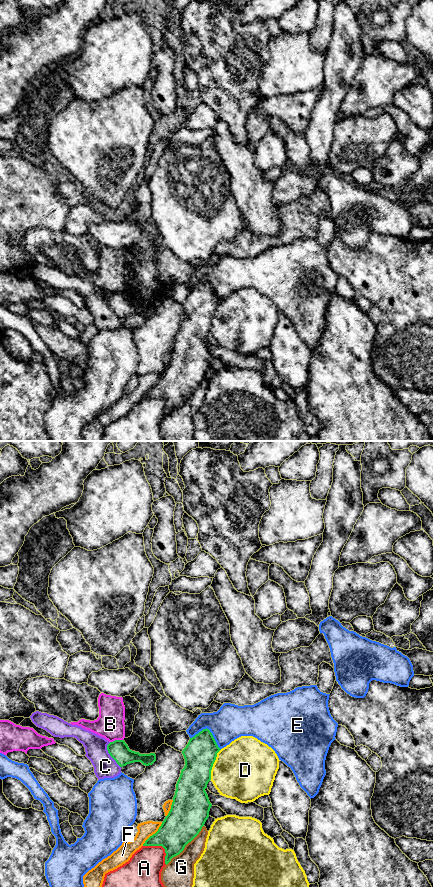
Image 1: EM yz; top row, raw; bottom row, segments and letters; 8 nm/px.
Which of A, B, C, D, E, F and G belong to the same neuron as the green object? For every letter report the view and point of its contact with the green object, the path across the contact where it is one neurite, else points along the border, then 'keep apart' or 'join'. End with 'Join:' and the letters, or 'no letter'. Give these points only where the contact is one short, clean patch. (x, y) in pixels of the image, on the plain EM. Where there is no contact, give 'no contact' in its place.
A: yz (161, 397) | keep apart
B: yz (116, 292) | along yz (122, 291), (110, 294) | keep apart
C: yz (110, 307) | along yz (109, 294), (107, 304), (120, 319) | keep apart
D: yz (213, 315) | keep apart
E: yz (209, 282) | keep apart
F: yz (153, 386) | keep apart
G: yz (185, 397) | keep apart
Join: no letter

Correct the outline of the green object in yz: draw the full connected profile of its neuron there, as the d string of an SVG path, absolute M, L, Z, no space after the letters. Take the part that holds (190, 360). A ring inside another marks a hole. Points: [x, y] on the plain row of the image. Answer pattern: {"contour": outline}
{"contour": "M206 280L190 290L182 303L185 318L176 336L171 361L158 383L143 396L162 398L166 417L199 386L209 369L212 356L205 341L220 302Z"}

